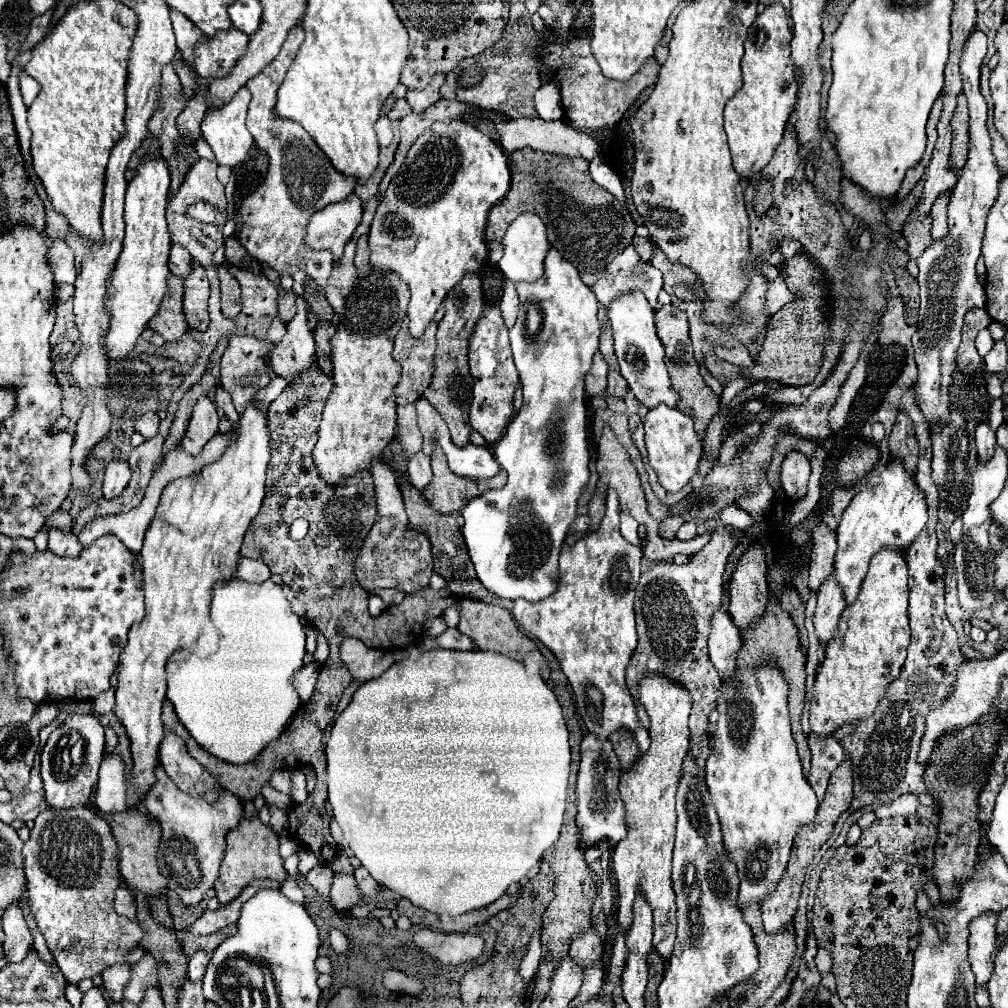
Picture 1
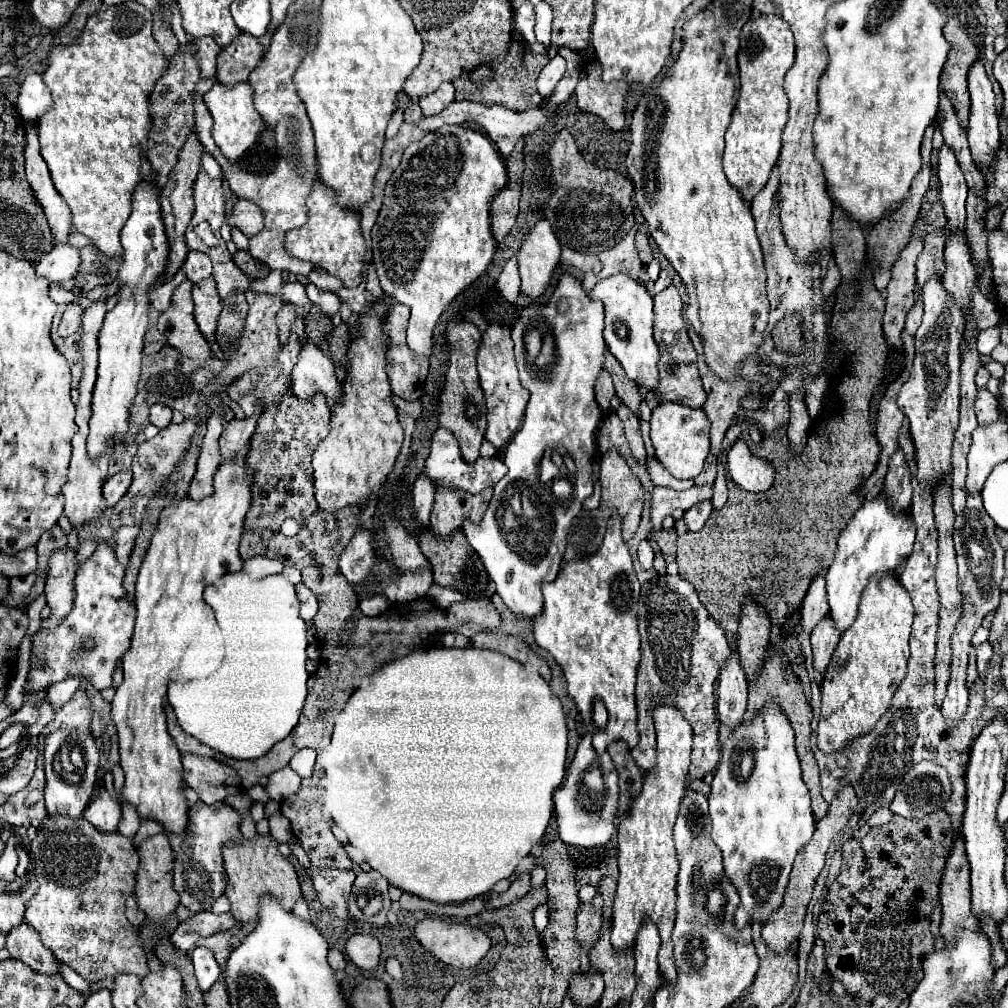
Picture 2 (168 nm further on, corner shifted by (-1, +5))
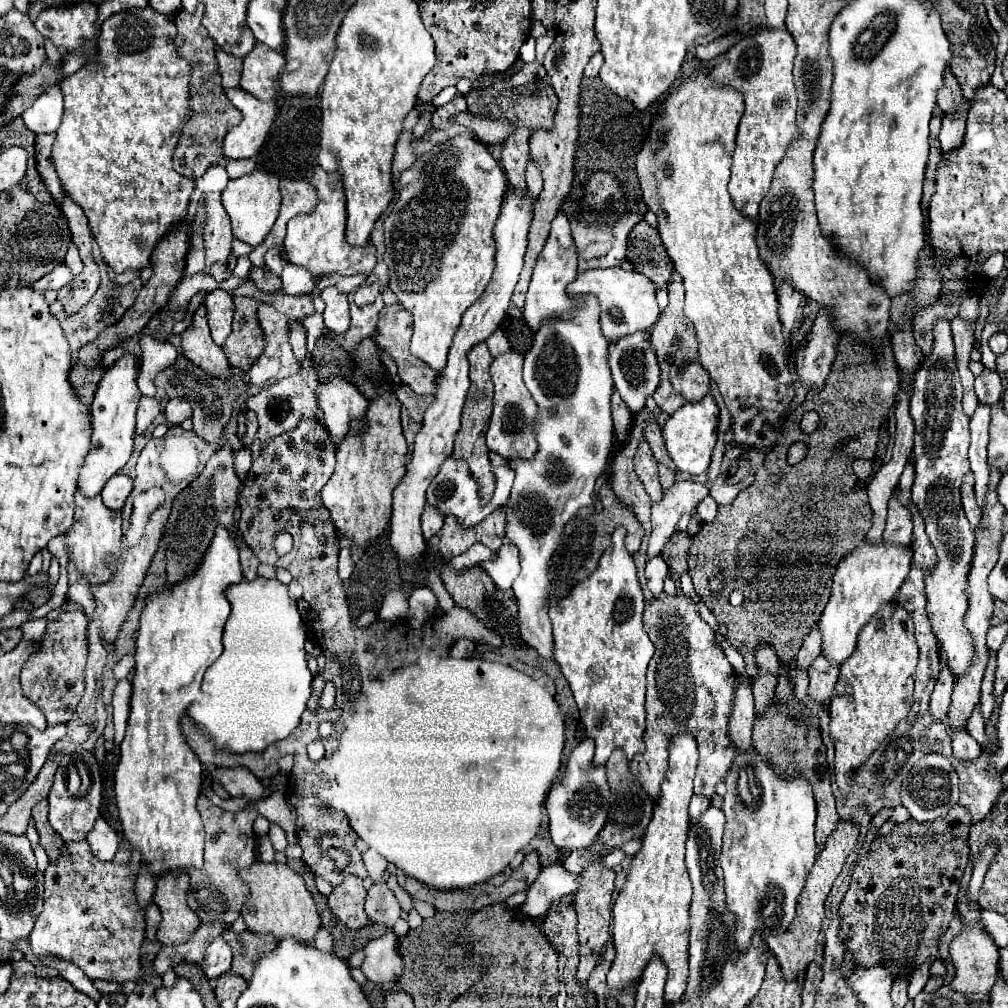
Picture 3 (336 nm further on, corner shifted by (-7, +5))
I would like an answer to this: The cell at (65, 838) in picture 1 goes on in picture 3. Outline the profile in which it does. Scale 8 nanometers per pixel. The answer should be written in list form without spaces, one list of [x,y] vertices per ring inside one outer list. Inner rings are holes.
[[[87,840],[79,844],[67,844],[57,862],[51,862],[45,870],[45,894],[43,912],[35,920],[35,928],[29,936],[31,948],[43,956],[57,956],[79,966],[91,980],[107,980],[115,984],[137,982],[143,976],[139,964],[139,948],[143,942],[145,918],[143,908],[137,904],[135,896],[135,876],[131,864],[115,864],[113,860],[103,862],[93,856]]]

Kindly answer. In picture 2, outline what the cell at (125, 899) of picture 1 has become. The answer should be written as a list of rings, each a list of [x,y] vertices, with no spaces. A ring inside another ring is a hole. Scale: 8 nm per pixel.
[[[131,896],[131,898],[127,898],[127,918],[129,918],[129,922],[133,924],[133,926],[143,926],[143,922],[145,922],[145,914],[143,914],[143,910],[137,906],[137,902],[135,902],[135,898]]]

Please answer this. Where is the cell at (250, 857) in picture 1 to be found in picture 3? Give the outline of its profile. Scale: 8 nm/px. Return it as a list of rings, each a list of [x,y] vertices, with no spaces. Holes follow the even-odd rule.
[[[255,860],[249,868],[239,872],[239,878],[249,884],[249,896],[241,910],[247,930],[259,934],[273,934],[277,940],[285,936],[297,936],[301,942],[313,942],[321,920],[313,904],[311,892],[305,888],[305,880],[297,872],[293,872],[289,866],[279,866],[277,862],[267,864]]]

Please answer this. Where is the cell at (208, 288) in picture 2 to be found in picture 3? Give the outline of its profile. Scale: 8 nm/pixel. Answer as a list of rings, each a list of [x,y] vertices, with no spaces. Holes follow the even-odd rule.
[[[213,290],[205,296],[205,308],[207,308],[211,336],[221,346],[225,338],[231,334],[231,320],[235,312],[233,298],[225,290]]]

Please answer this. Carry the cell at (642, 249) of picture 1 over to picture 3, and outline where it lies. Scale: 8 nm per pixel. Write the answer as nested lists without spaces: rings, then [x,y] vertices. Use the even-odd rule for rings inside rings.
[[[639,222],[633,228],[627,246],[627,260],[637,268],[637,272],[651,278],[657,288],[663,288],[673,272],[659,232],[653,230],[647,222]]]

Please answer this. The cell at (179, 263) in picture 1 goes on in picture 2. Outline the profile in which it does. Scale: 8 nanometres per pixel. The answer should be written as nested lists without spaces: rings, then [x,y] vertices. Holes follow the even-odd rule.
[[[191,250],[187,254],[187,260],[183,264],[183,270],[187,272],[187,278],[195,284],[195,282],[201,282],[203,278],[209,278],[211,276],[211,260],[207,258],[207,254],[203,252],[195,252]]]

